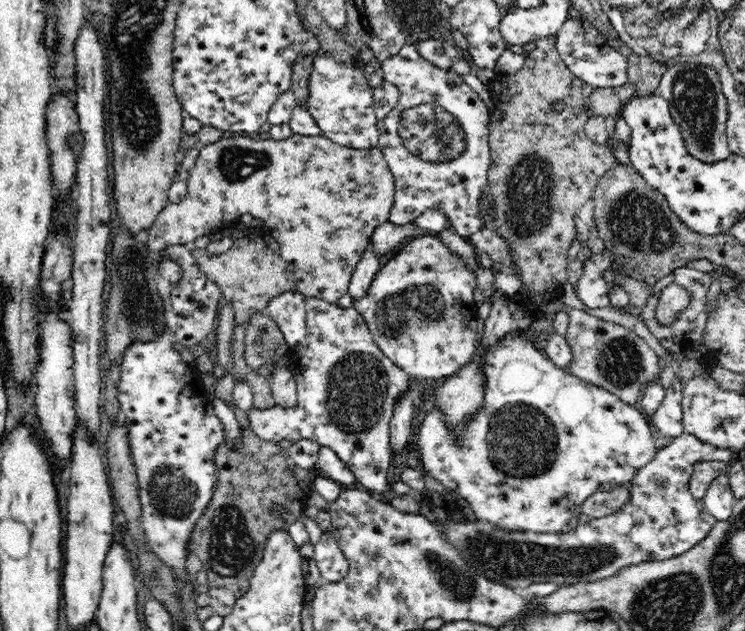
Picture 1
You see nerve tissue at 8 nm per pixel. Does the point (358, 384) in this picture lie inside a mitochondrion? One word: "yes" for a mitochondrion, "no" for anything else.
yes

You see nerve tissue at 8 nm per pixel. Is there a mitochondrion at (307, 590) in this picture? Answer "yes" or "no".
no

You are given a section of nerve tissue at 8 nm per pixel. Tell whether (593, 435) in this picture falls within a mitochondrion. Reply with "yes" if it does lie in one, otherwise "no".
no

